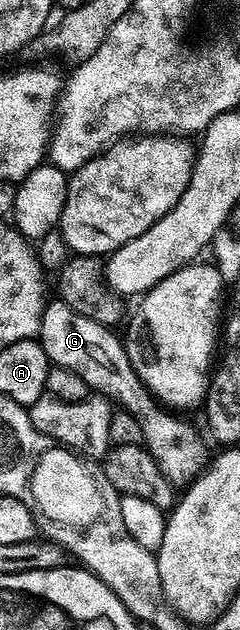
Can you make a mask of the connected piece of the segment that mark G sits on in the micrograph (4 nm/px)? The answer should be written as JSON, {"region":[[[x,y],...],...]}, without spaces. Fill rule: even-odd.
{"region":[[[55,299],[48,302],[46,309],[43,311],[42,323],[39,326],[37,337],[42,348],[45,349],[47,359],[54,366],[72,370],[73,373],[76,373],[77,376],[85,381],[88,390],[102,398],[108,399],[122,410],[130,413],[131,417],[136,418],[141,428],[143,445],[153,459],[157,461],[162,475],[169,480],[173,487],[177,489],[186,488],[199,477],[204,467],[208,464],[209,454],[207,455],[207,447],[191,424],[176,419],[173,416],[176,414],[165,410],[148,390],[147,386],[140,381],[132,367],[132,362],[129,361],[126,344],[115,333],[112,328],[104,326],[103,323],[95,322],[92,318],[87,318],[83,314],[77,314],[63,300]]]}

